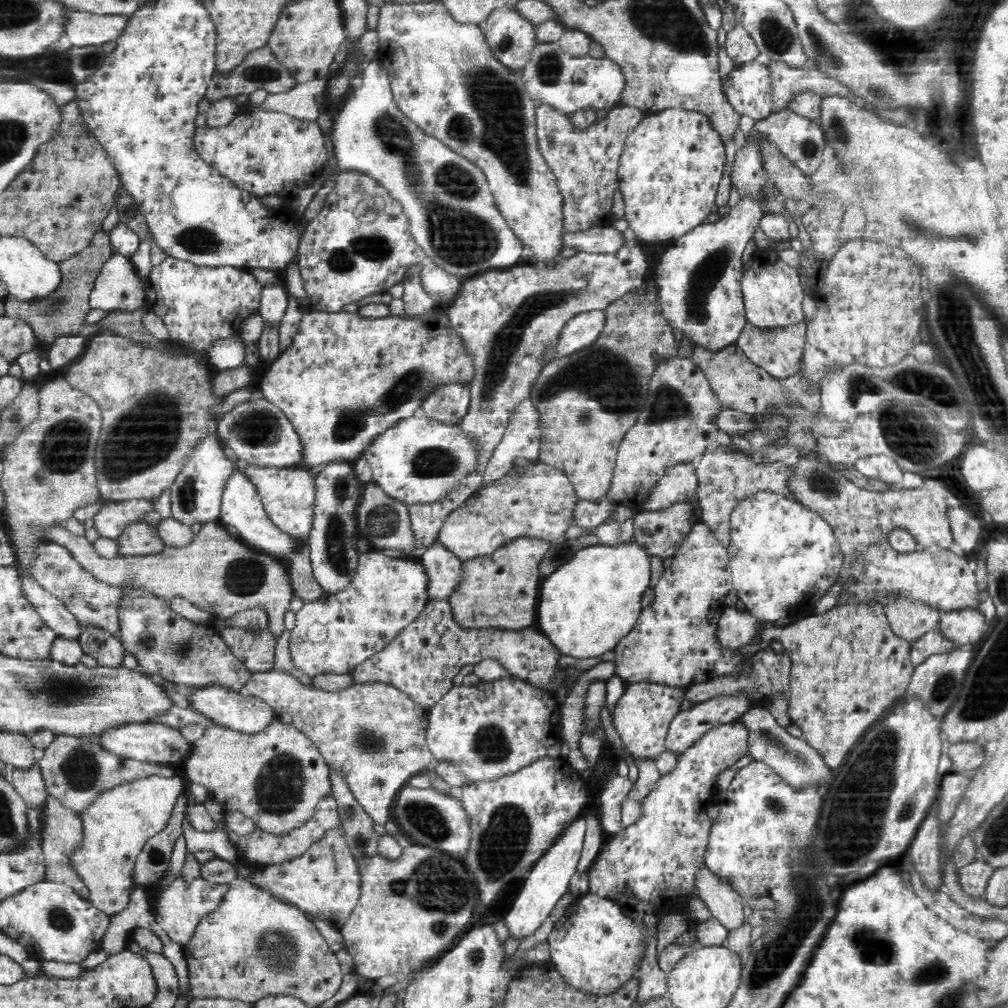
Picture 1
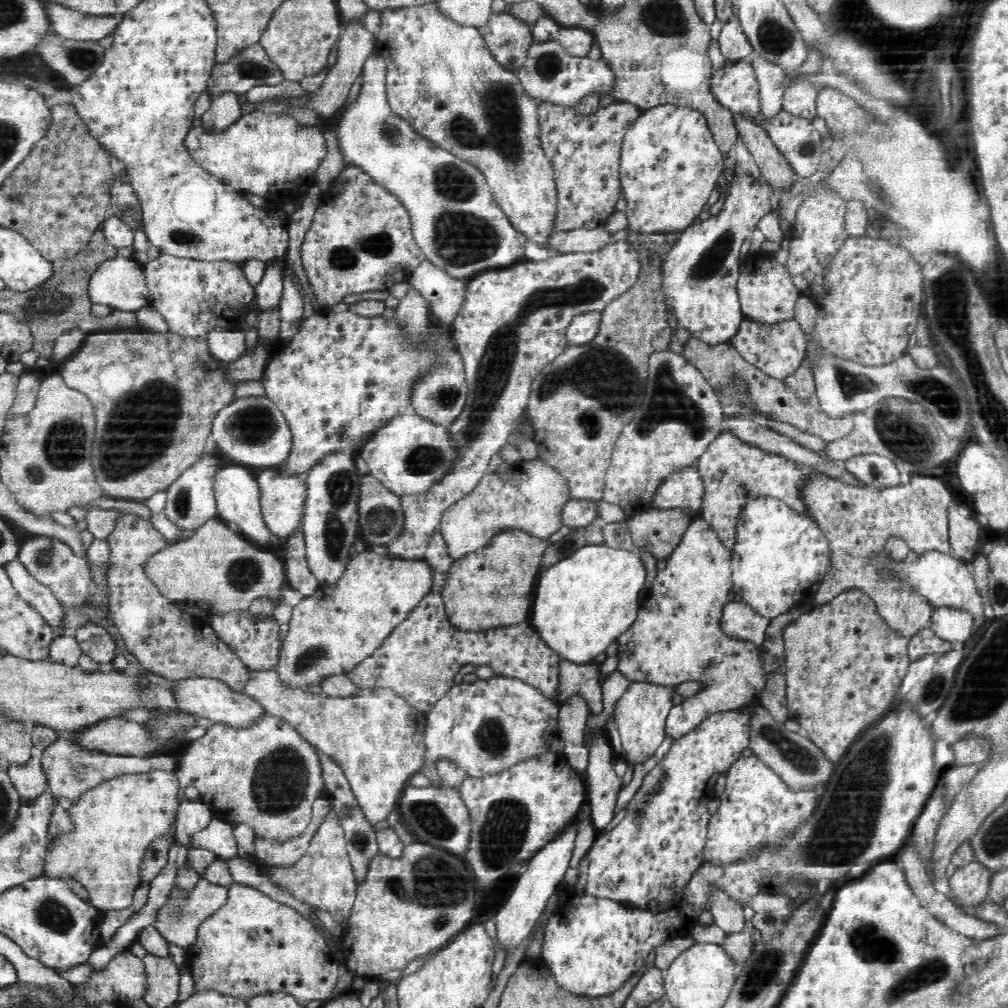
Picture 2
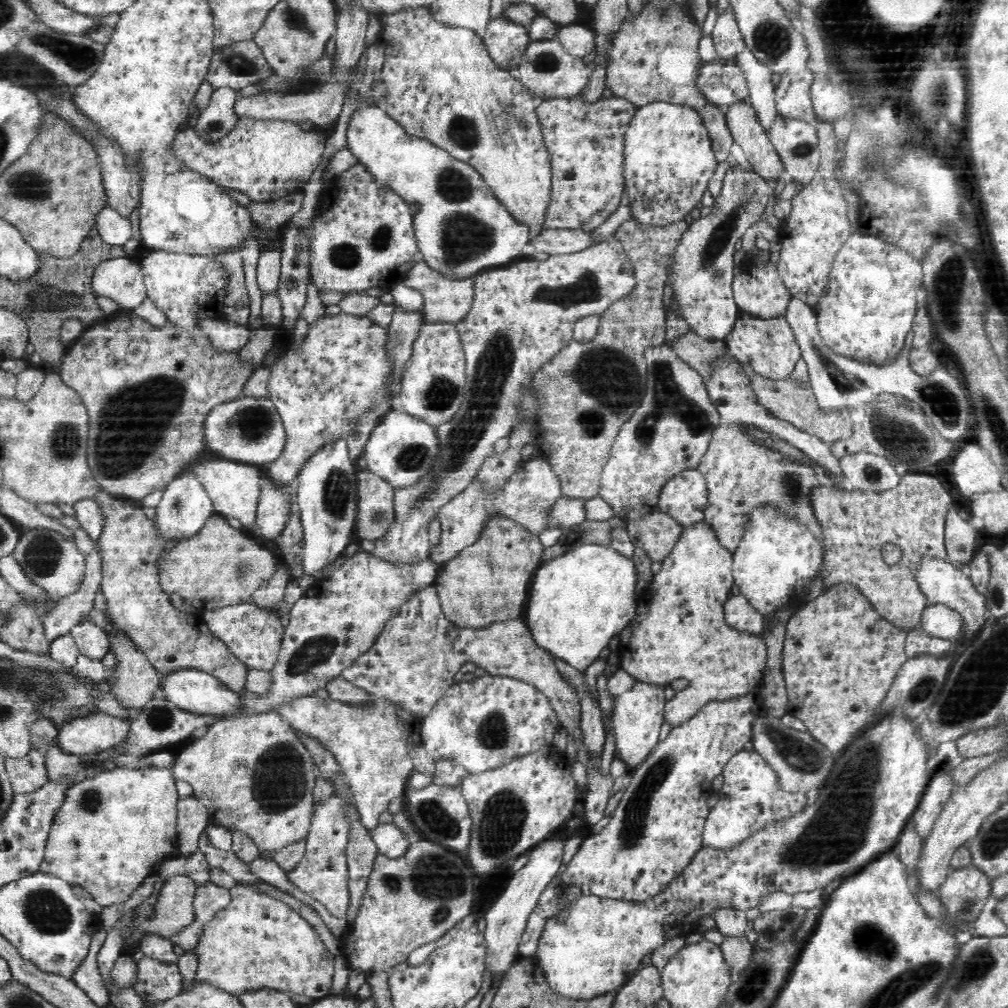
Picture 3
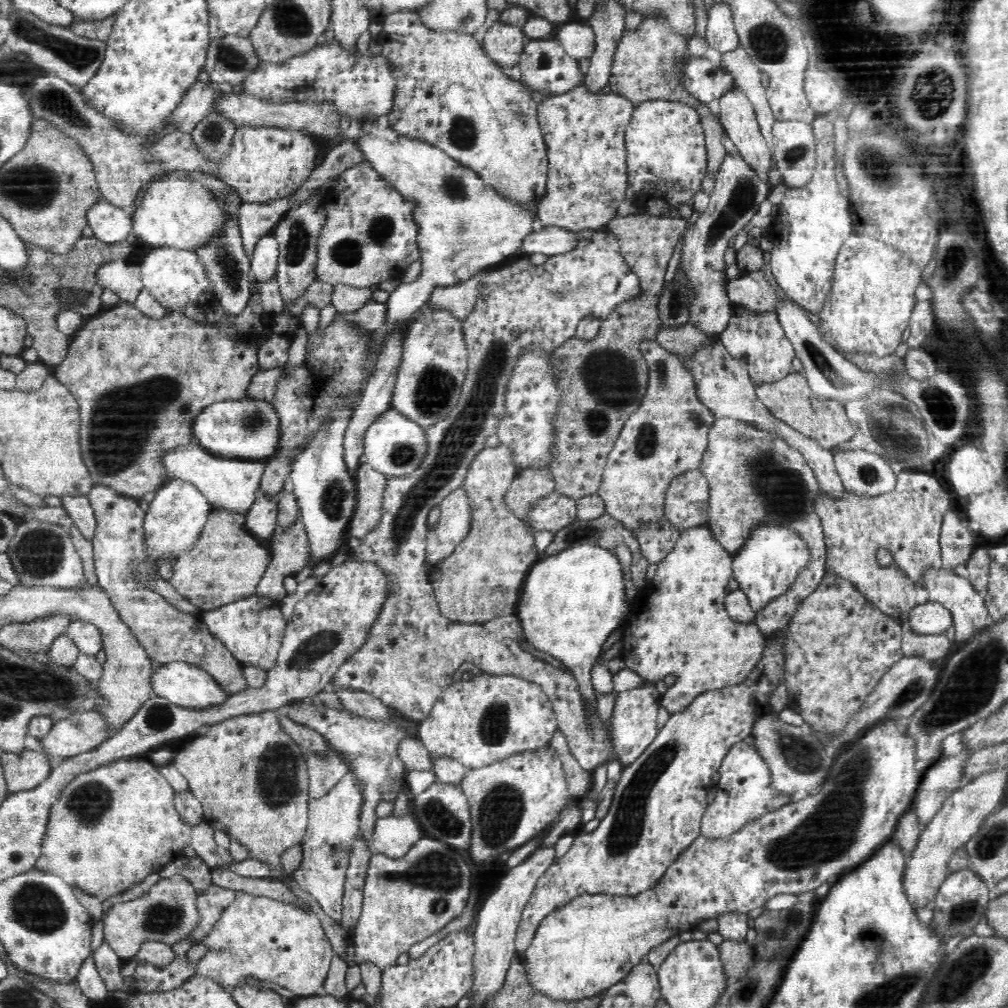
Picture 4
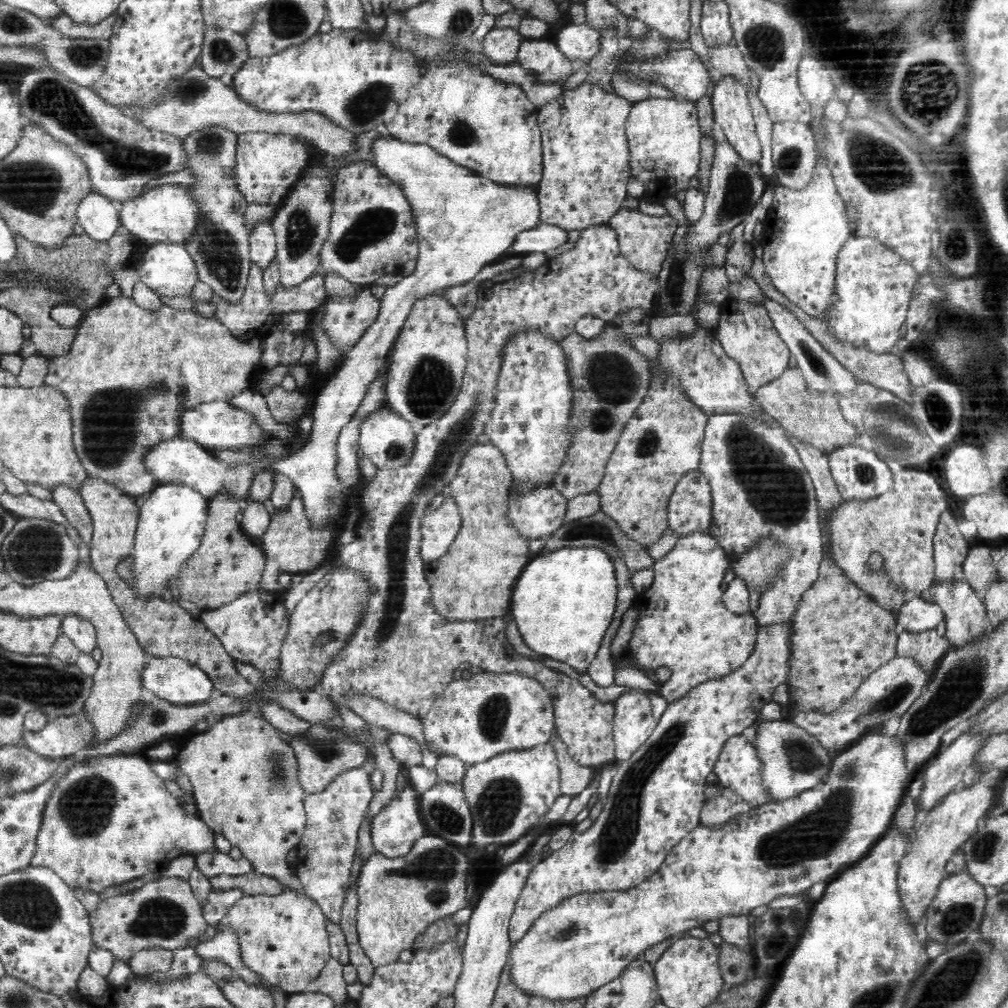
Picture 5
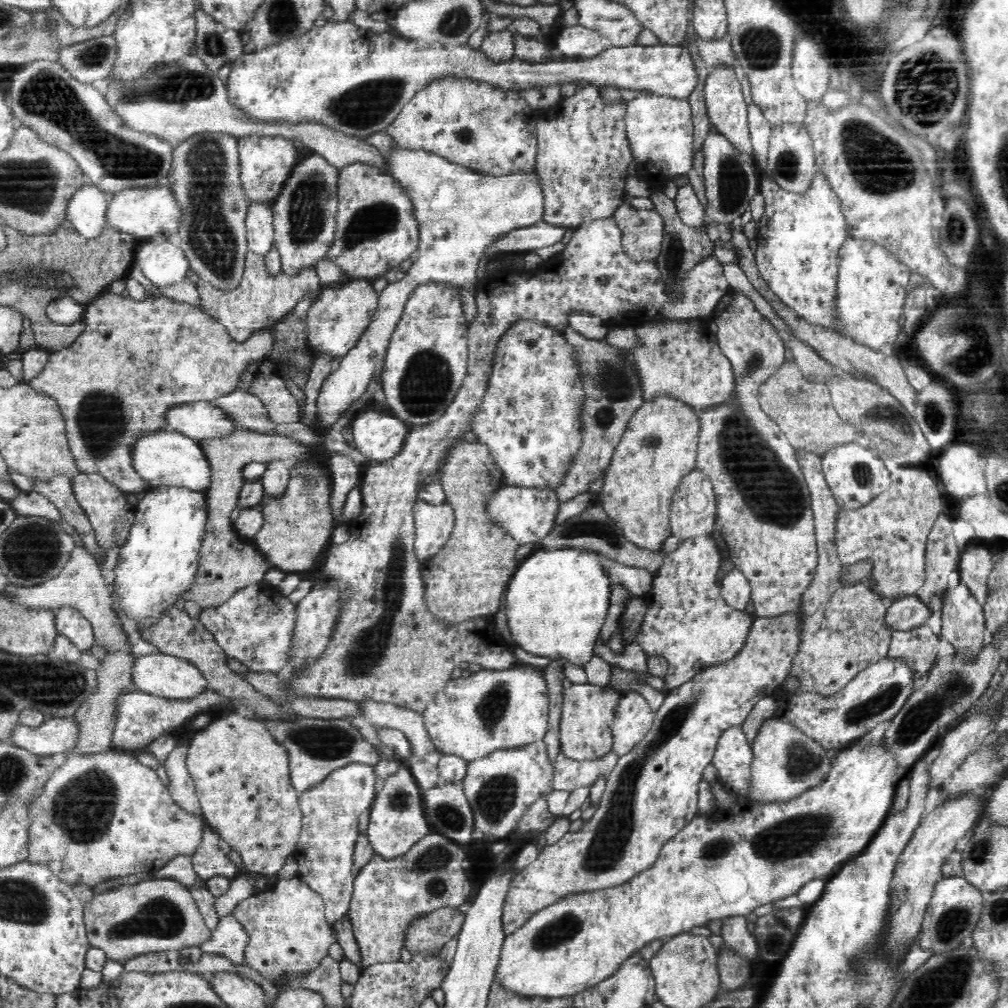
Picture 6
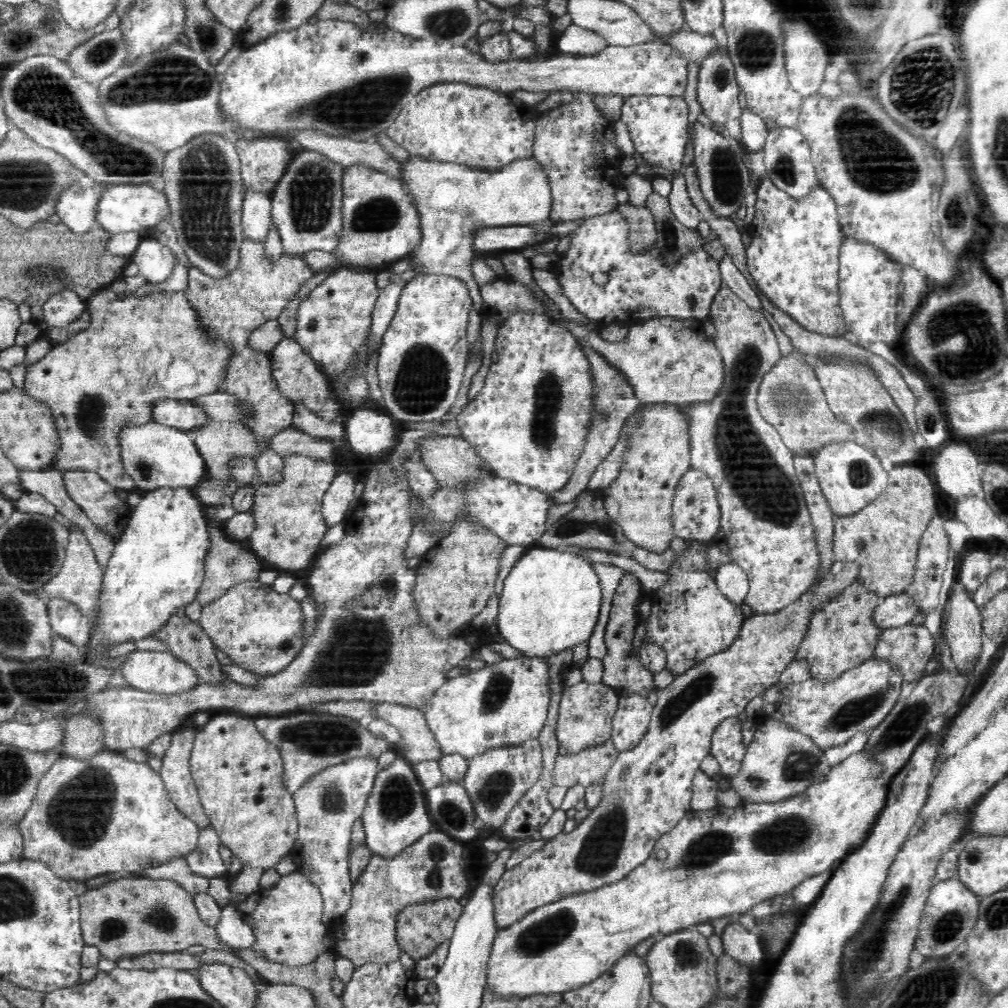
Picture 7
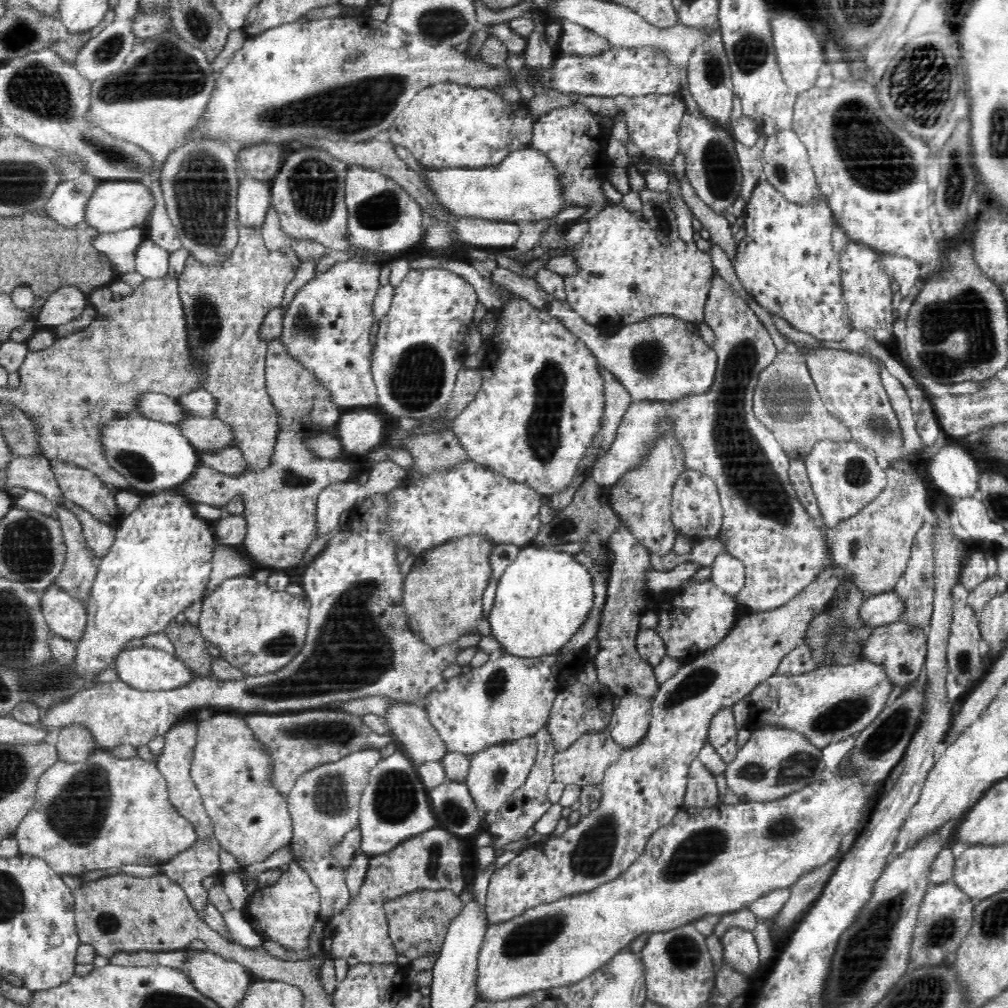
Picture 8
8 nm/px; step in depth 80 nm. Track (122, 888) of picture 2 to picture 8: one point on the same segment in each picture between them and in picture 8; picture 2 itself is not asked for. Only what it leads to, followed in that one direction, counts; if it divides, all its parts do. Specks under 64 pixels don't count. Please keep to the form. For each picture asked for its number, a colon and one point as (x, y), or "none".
3: (110, 828)
4: (112, 827)
5: (111, 820)
6: (99, 816)
7: (104, 814)
8: (104, 812)

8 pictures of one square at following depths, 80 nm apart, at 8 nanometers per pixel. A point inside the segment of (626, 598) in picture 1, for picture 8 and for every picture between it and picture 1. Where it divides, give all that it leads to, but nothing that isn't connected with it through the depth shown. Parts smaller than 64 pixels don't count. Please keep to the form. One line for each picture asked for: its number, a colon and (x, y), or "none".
2: (588, 600)
3: (580, 600)
4: (572, 602)
5: (563, 603)
6: (556, 604)
7: (551, 599)
8: (543, 597)

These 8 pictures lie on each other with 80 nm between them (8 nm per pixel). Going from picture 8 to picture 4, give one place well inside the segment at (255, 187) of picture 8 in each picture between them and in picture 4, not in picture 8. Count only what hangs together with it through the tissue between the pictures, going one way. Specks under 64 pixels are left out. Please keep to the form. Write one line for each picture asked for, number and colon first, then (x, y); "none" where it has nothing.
4: (265, 260)
5: (262, 243)
6: (259, 220)
7: (256, 207)

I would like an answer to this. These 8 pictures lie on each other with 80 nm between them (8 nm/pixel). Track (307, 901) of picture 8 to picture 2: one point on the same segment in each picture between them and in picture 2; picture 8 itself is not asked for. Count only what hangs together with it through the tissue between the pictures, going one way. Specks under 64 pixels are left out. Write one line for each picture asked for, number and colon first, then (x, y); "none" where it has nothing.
2: (253, 945)
3: (257, 942)
4: (256, 938)
5: (283, 937)
6: (288, 936)
7: (287, 922)

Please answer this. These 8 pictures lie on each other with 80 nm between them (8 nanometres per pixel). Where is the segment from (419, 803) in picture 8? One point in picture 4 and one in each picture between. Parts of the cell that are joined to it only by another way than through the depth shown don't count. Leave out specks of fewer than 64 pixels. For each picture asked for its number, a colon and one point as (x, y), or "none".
4: (393, 836)
5: (394, 830)
6: (397, 821)
7: (396, 815)

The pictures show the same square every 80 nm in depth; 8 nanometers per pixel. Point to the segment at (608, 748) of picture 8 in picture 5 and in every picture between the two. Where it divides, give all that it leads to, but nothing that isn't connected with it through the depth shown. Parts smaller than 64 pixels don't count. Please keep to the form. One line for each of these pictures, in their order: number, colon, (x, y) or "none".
5: (574, 777)
6: (569, 774)
7: (590, 765)

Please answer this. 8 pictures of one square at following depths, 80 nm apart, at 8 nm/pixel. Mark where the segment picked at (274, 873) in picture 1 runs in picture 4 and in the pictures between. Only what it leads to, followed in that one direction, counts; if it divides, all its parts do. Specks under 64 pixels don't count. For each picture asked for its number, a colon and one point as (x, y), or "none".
2: (324, 878)
3: (323, 874)
4: (334, 819)

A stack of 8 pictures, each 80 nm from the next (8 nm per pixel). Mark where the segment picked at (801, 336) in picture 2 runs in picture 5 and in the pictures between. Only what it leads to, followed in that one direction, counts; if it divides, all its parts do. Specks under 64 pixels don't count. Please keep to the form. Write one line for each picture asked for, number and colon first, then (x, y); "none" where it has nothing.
3: (771, 347)
4: (759, 341)
5: (746, 332)

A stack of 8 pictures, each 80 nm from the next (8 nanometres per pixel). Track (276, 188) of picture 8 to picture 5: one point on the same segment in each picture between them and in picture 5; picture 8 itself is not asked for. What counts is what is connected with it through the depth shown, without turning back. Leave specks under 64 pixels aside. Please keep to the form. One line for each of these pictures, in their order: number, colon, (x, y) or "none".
5: (302, 221)
6: (304, 223)
7: (306, 207)

